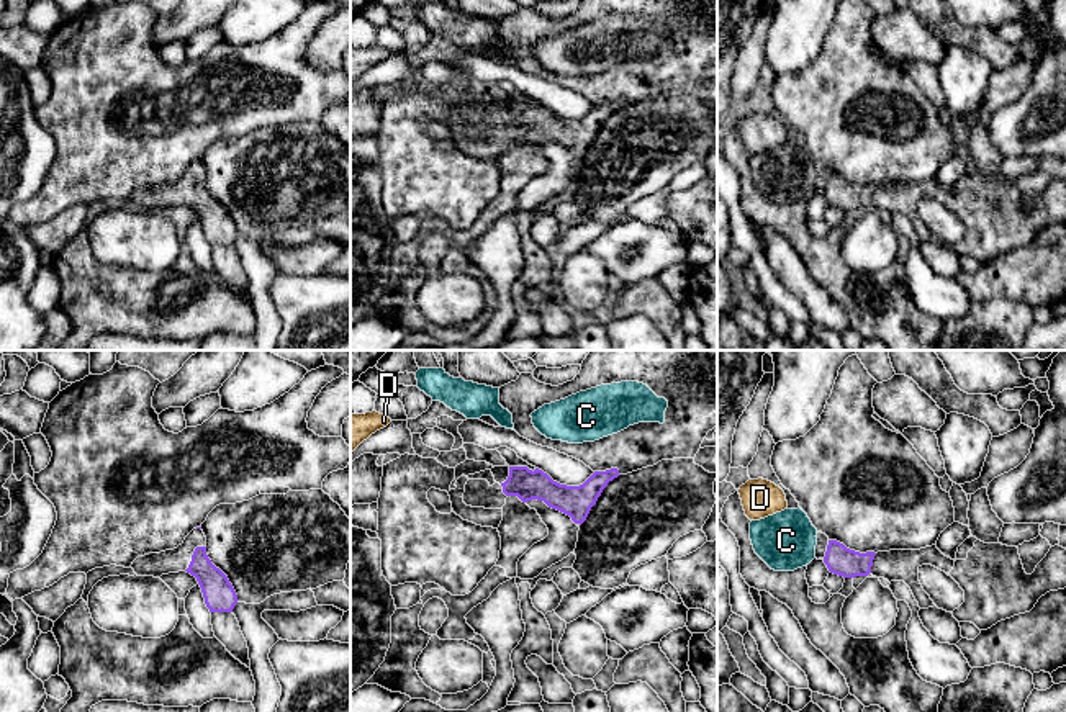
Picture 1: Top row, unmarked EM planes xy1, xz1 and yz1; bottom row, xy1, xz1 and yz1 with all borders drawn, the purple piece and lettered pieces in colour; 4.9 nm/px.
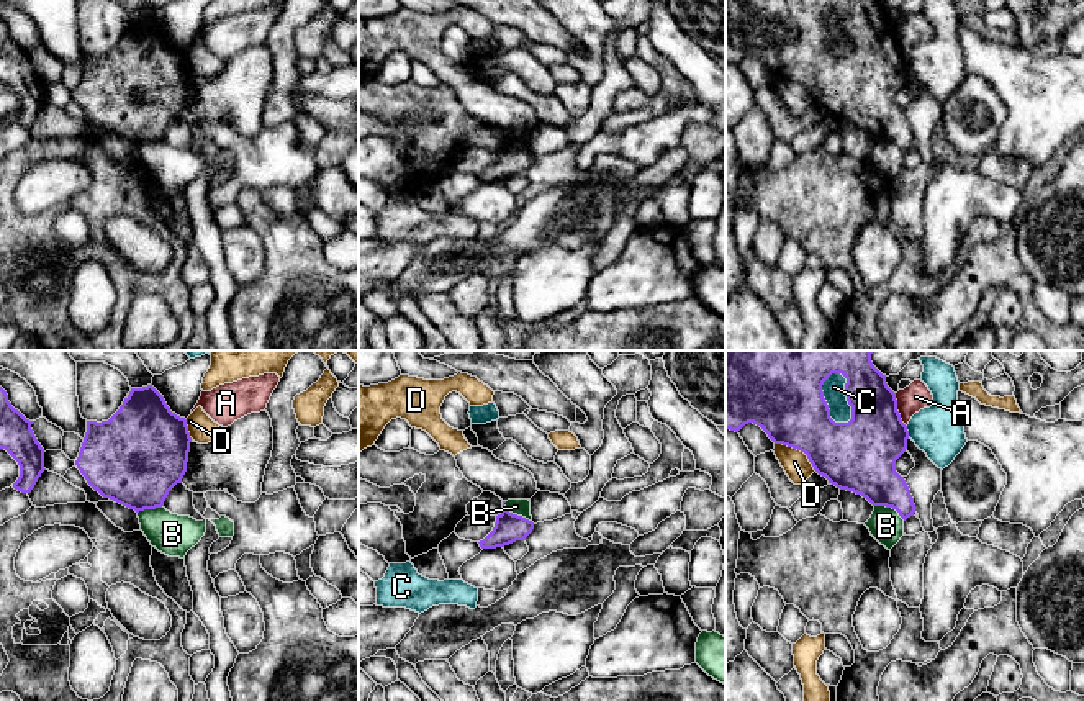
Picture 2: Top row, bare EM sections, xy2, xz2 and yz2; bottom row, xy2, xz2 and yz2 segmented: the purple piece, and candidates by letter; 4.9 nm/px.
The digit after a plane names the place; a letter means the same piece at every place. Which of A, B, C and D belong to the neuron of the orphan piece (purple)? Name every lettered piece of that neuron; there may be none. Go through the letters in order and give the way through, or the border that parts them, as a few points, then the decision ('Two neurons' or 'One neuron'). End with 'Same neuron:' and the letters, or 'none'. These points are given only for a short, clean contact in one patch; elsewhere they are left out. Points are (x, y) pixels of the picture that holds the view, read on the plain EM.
A: Two neurons
B: Boundary: xz2 (503, 136), (510, 144), (531, 154). Two neurons
C: Two neurons
D: Two neurons
Same neuron: none

